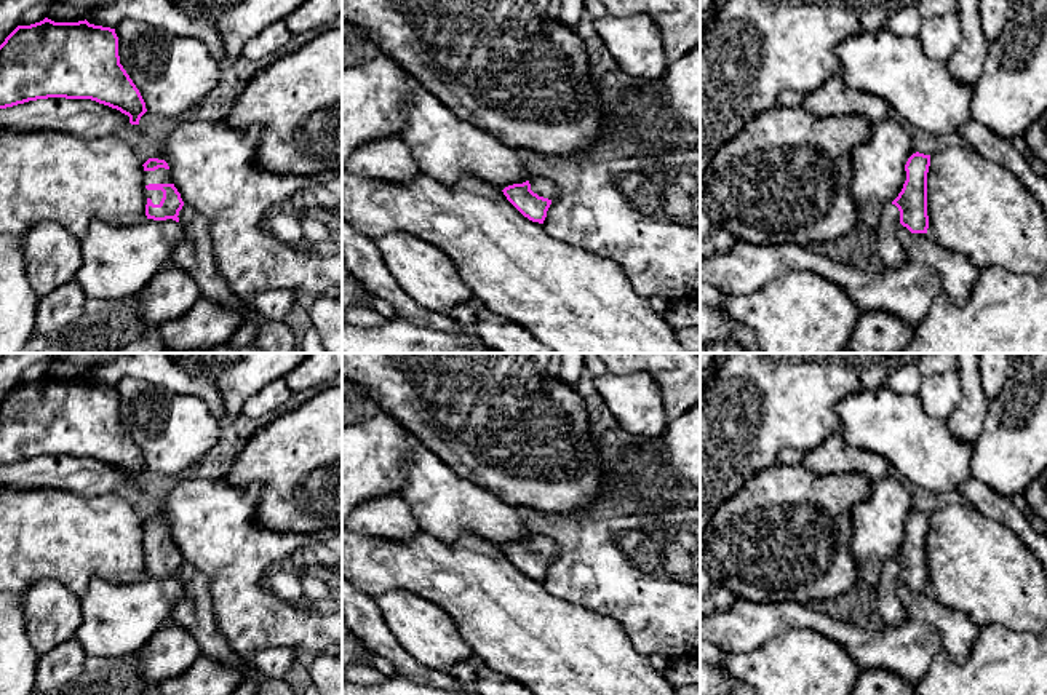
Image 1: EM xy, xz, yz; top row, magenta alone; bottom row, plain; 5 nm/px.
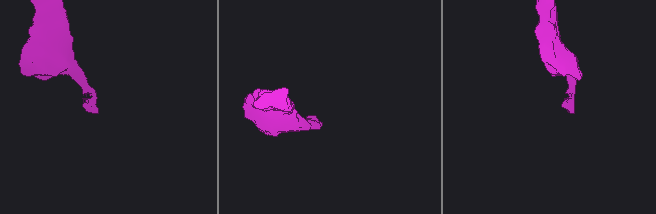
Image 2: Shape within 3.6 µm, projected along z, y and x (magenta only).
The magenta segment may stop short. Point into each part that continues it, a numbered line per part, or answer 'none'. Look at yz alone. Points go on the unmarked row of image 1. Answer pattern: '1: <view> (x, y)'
1: yz (892, 612)

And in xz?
1: xz (541, 544)

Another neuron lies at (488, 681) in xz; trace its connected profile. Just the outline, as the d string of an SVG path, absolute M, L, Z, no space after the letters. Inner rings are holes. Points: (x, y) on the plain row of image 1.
M470 658L476 669L476 692L480 695L532 695L524 685L518 681L497 673L478 658Z

